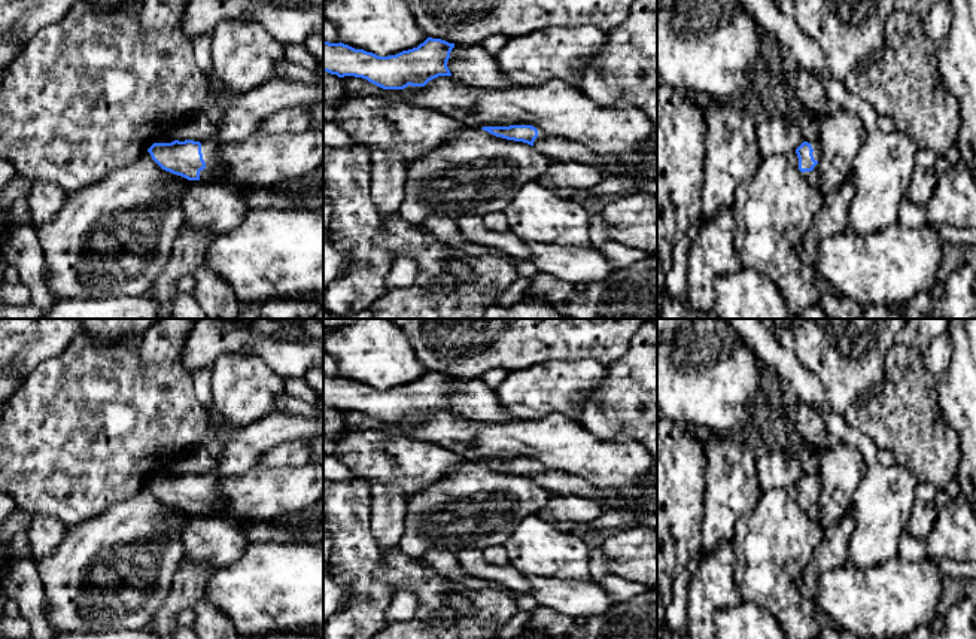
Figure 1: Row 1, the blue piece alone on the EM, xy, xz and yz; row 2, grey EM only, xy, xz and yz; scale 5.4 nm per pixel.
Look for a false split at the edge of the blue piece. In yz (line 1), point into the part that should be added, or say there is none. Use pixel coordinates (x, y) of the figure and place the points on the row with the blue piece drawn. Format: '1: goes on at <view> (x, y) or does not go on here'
1: goes on at yz (814, 176)

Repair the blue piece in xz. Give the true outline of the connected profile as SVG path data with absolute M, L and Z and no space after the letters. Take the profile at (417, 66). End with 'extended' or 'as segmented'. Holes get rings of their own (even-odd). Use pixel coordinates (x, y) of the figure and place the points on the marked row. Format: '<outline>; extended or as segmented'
M428 37L417 48L378 57L341 42L323 42L323 71L362 77L383 89L425 86L438 76L451 76L447 61L453 48L454 43Z; as segmented

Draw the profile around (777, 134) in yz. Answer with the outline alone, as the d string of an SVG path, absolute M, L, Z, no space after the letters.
M785 113L761 115L757 122L758 149L763 158L796 152L803 143L800 128Z

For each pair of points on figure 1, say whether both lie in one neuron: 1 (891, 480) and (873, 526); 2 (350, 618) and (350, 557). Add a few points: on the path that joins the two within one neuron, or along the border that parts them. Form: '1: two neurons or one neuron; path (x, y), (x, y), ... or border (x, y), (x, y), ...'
1: one neuron; path (890, 492), (882, 502), (881, 514)
2: one neuron; path (361, 603), (361, 572)

